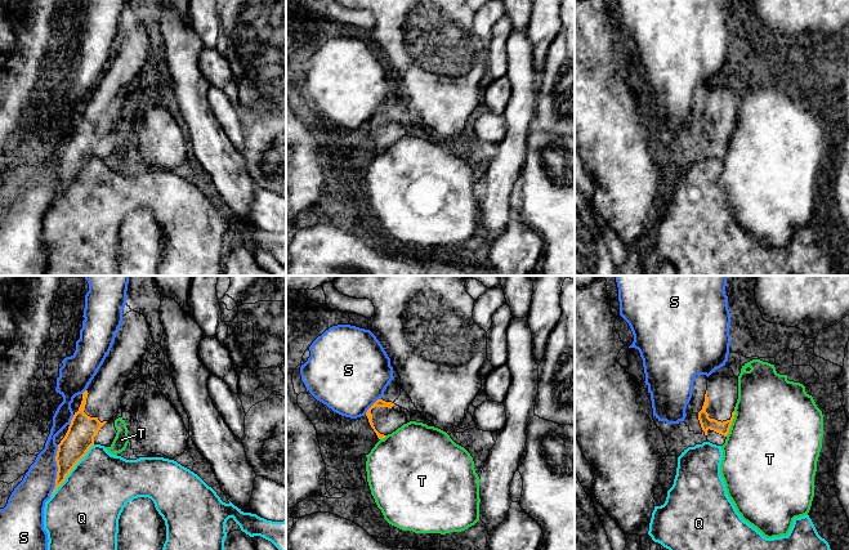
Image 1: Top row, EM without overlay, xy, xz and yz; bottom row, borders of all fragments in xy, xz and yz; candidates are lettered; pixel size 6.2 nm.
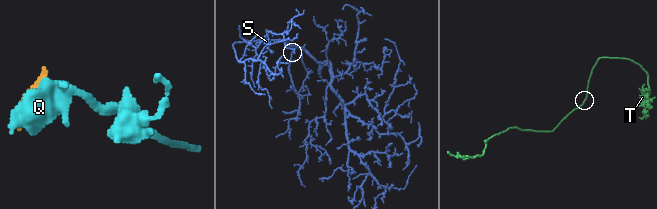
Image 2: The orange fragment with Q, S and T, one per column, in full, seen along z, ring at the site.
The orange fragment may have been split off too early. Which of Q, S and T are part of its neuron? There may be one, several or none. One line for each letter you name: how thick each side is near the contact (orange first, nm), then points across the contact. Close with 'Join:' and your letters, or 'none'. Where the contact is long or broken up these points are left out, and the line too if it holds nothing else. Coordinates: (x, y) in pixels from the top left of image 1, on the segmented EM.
Join: none

